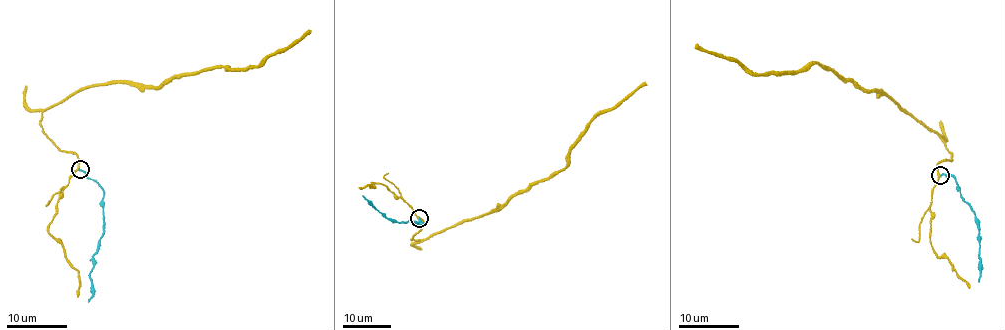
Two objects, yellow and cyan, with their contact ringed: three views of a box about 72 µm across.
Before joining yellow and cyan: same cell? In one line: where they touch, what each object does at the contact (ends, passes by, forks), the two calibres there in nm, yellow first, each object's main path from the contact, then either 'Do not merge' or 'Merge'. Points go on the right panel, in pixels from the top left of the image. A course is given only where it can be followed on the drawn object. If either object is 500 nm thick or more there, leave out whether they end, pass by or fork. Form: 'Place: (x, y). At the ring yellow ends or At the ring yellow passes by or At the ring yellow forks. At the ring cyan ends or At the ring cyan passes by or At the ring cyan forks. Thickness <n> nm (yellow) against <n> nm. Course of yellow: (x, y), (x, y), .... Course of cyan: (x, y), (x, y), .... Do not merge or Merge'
Place: (940, 175). At the ring yellow passes by. At the ring cyan ends. Thickness 240 nm (yellow) against 190 nm. Course of yellow: (940, 175), (937, 164), (952, 158), (946, 144), (880, 89), (867, 90), (818, 61), (761, 75), (696, 43). Course of cyan: (940, 175), (948, 174), (954, 178), (963, 201), (971, 208), (980, 246), (979, 282). Merge

